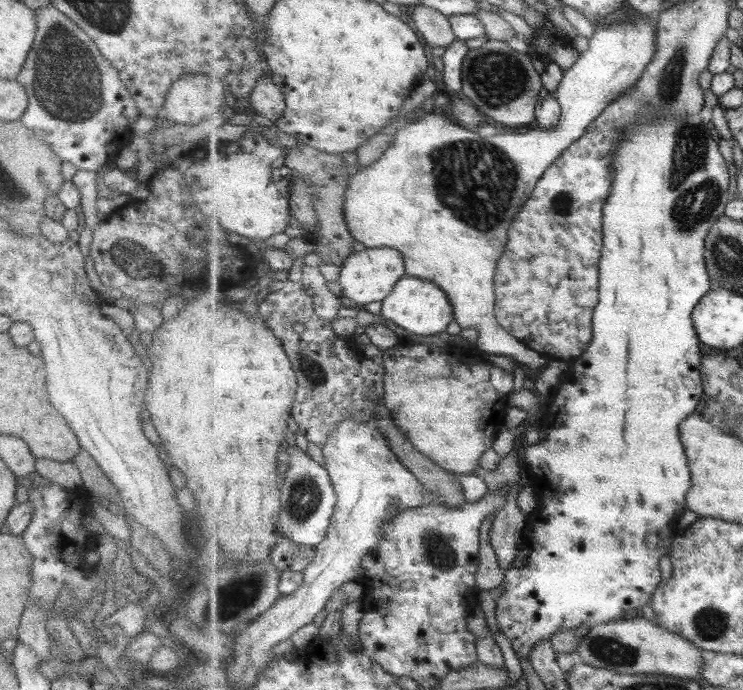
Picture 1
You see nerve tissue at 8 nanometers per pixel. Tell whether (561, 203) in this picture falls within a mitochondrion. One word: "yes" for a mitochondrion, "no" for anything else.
yes

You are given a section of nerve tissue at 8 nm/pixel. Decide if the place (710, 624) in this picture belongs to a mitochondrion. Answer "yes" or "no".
yes

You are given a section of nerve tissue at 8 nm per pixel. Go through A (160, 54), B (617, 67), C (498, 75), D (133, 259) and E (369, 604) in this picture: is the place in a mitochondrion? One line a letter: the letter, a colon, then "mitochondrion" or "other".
A: other
B: other
C: mitochondrion
D: mitochondrion
E: other

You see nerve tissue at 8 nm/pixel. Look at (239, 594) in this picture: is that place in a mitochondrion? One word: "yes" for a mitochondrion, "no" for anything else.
yes

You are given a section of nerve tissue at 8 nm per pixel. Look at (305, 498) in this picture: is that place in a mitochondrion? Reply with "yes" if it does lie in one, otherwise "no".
yes

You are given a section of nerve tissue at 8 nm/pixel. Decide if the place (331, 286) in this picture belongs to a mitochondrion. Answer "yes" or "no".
no

